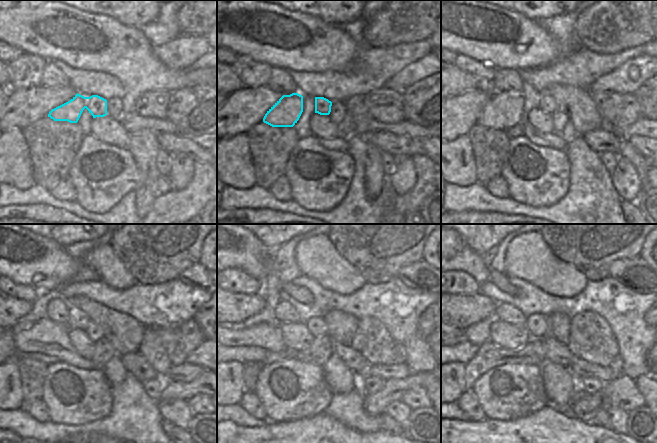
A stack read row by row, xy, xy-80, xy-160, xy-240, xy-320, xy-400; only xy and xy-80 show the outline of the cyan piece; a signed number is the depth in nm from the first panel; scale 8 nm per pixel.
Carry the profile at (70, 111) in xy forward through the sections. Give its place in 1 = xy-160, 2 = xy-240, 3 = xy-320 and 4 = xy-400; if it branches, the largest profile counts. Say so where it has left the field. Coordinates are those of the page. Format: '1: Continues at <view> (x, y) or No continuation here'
1: Continues at xy-160 (502, 111)
2: Continues at xy-240 (45, 336)
3: Continues at xy-320 (267, 336)
4: Continues at xy-400 (538, 325).

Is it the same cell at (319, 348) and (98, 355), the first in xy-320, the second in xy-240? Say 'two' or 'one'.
one

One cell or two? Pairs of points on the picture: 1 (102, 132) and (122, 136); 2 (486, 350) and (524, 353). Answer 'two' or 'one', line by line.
1: one
2: one

